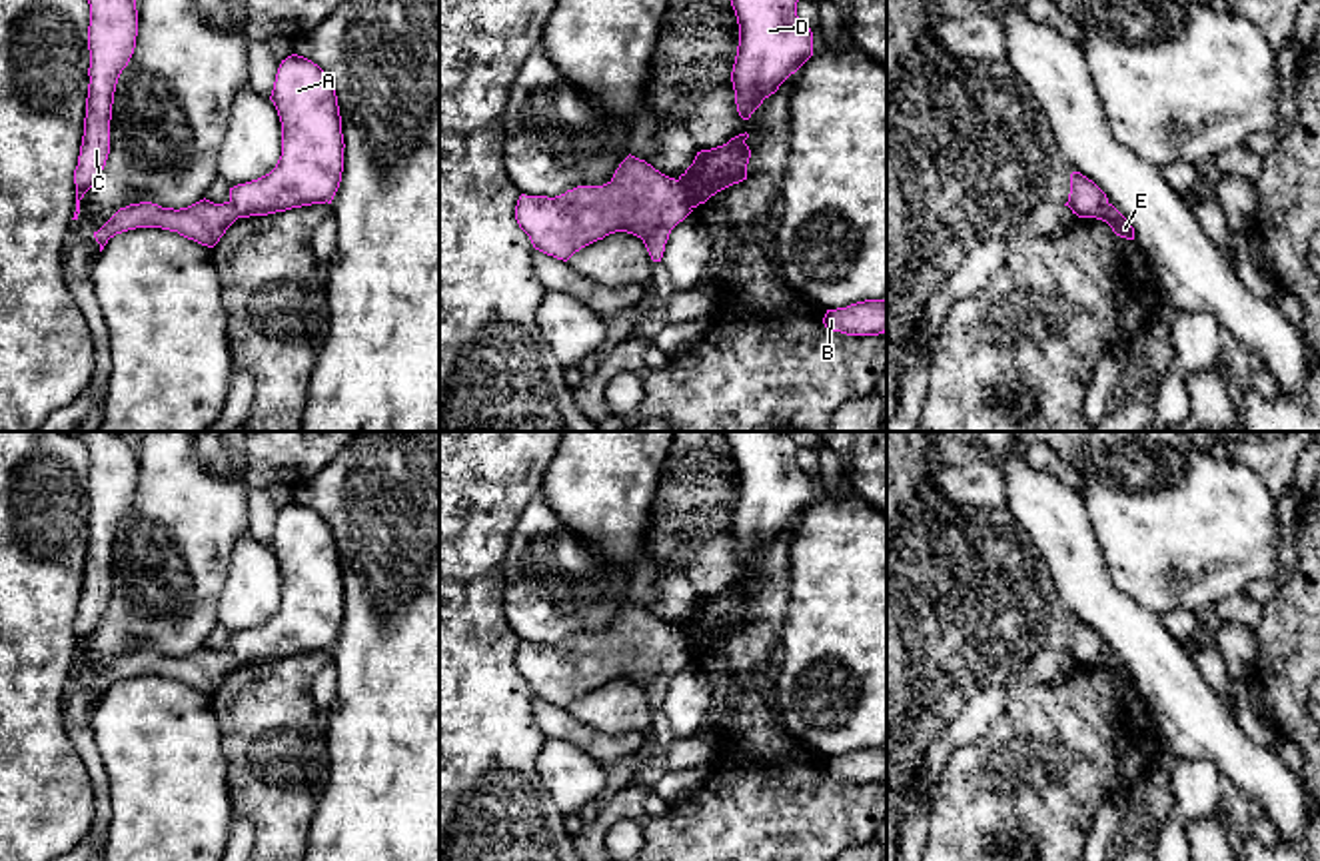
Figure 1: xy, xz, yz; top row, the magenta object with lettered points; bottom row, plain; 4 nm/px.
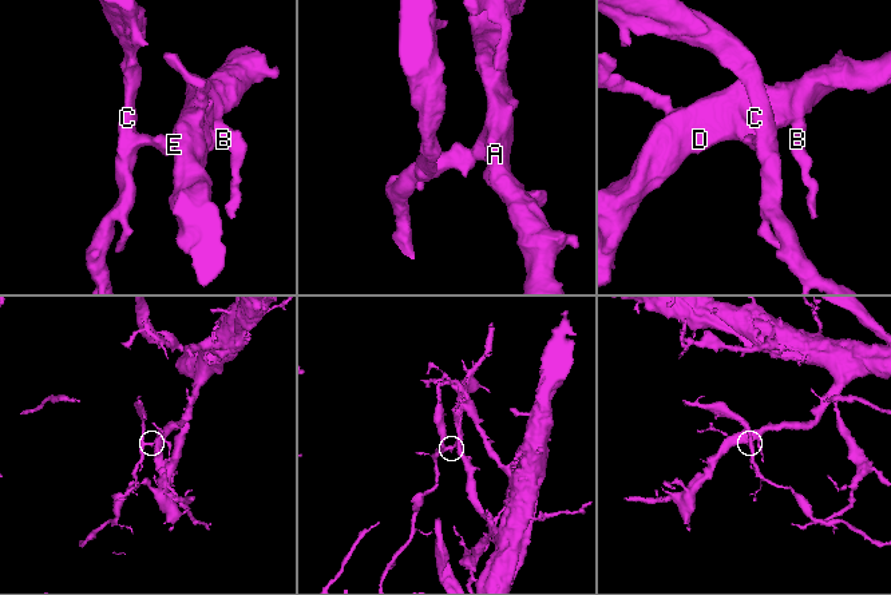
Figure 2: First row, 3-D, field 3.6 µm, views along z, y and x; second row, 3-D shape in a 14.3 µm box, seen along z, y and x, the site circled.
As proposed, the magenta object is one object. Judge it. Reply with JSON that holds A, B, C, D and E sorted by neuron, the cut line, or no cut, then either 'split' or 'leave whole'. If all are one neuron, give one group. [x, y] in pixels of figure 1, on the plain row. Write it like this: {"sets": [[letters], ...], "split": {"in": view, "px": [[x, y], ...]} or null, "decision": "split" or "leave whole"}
{"sets": [["A", "B", "D"], ["C", "E"]], "split": {"in": "xz", "px": [[677, 628], [683, 646], [691, 654]]}, "decision": "split"}

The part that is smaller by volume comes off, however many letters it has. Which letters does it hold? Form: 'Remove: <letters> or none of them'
Remove: C, E

